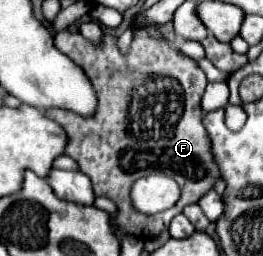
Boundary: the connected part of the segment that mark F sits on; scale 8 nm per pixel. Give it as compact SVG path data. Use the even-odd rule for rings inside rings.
M63 29L55 35L55 47L61 53L65 53L73 63L77 63L89 77L93 91L97 95L97 111L91 117L81 117L67 109L43 109L43 115L57 121L67 133L65 155L75 159L79 165L79 171L91 179L95 197L107 197L117 205L117 215L111 217L113 233L117 237L123 237L123 235L141 237L143 235L143 239L151 239L159 231L167 229L173 215L181 213L185 205L197 203L197 199L209 187L213 187L215 179L219 177L217 165L213 163L213 155L209 155L209 137L205 135L205 129L201 127L203 115L201 115L199 101L205 91L207 79L205 79L205 73L197 67L197 63L191 57L179 53L167 41L155 41L143 33L143 35L133 37L129 53L123 55L119 51L117 39L119 39L117 35L103 33L99 43L91 43L81 33L73 33L69 29ZM155 171L163 171L169 177L173 177L181 187L181 197L171 209L161 211L157 215L135 213L129 201L129 187L135 179L145 177Z

